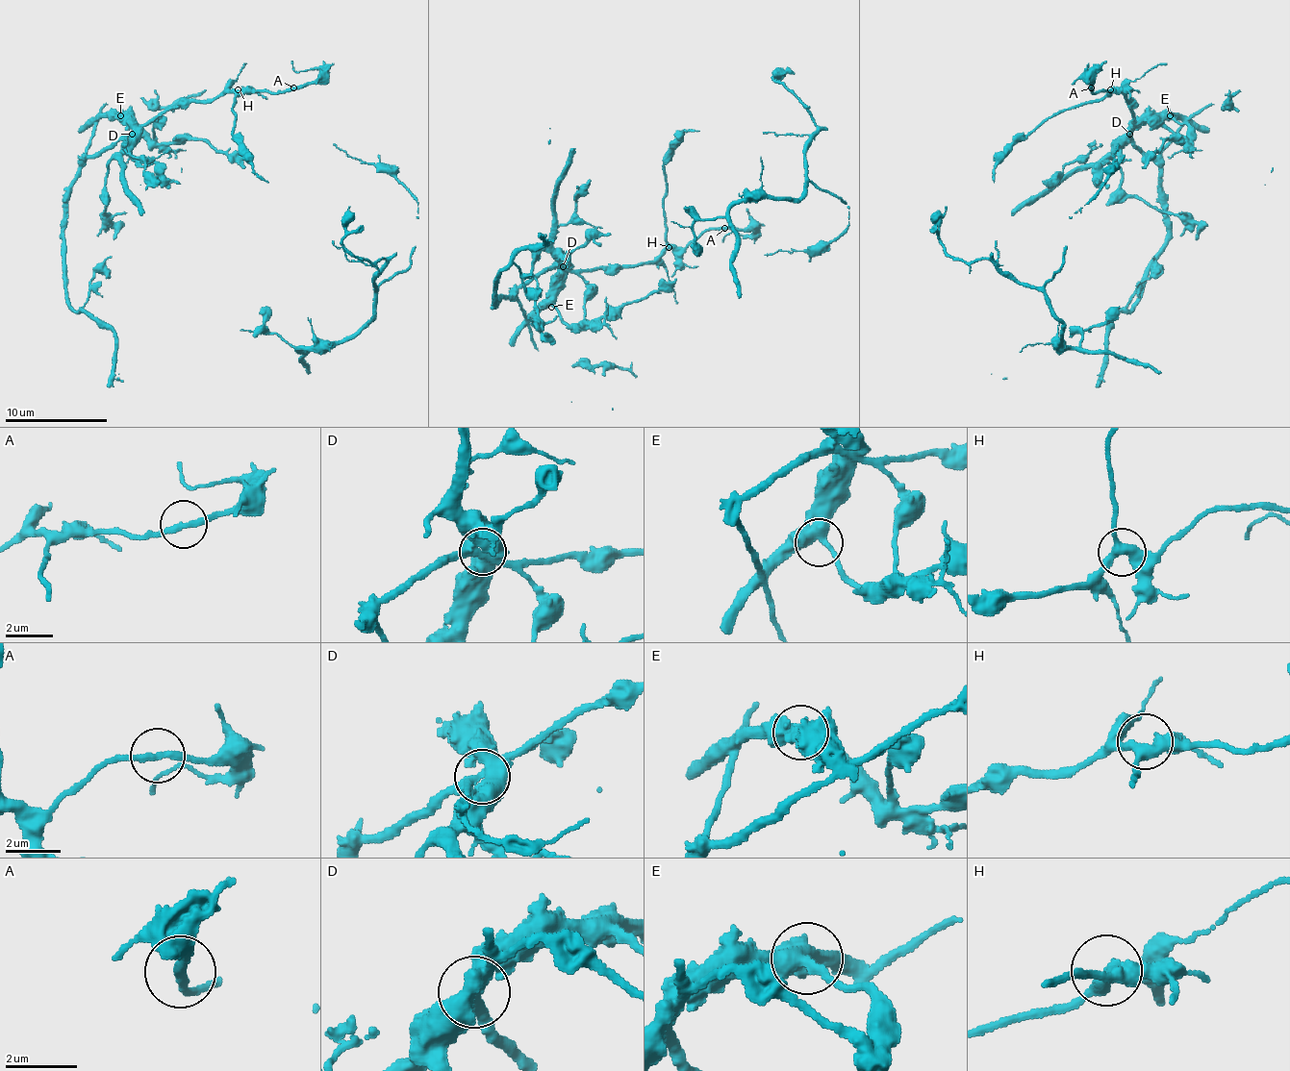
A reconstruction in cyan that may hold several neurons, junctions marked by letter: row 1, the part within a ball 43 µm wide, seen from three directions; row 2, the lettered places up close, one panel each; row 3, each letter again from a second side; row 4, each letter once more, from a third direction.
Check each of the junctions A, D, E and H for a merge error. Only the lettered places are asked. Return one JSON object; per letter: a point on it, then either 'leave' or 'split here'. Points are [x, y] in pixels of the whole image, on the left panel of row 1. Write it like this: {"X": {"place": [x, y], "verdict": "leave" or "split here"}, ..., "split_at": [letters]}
{"A": {"place": [293, 87], "verdict": "leave"}, "D": {"place": [132, 134], "verdict": "split here"}, "E": {"place": [120, 115], "verdict": "leave"}, "H": {"place": [238, 89], "verdict": "leave"}, "split_at": ["D"]}

